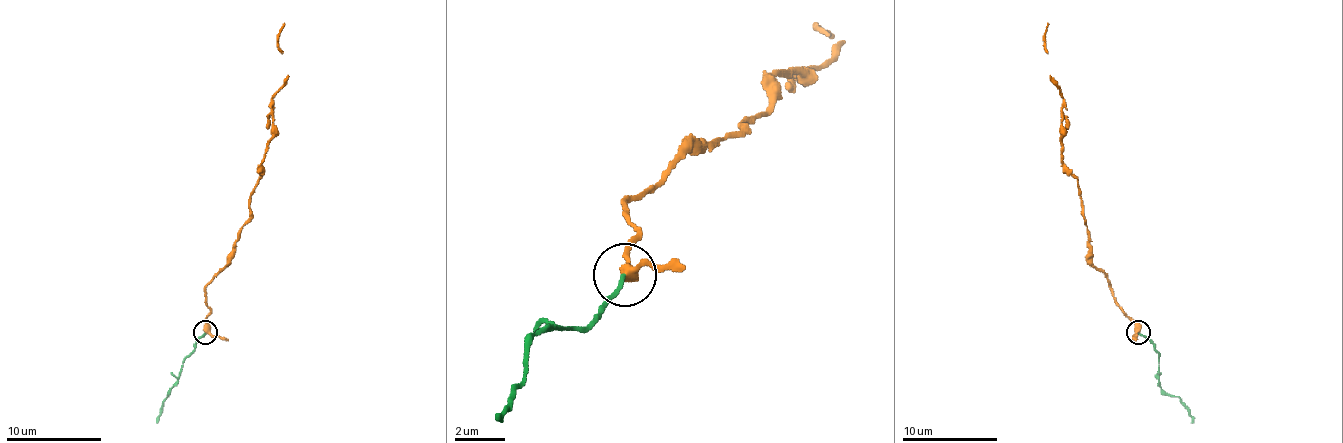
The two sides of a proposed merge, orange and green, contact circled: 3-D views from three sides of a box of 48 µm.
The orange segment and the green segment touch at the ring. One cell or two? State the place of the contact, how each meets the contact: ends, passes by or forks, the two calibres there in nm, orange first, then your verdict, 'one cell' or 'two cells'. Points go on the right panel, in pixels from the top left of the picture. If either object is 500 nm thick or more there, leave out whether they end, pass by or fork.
(1138, 332) | orange passes by | green ends | 400/150 nm | one cell

